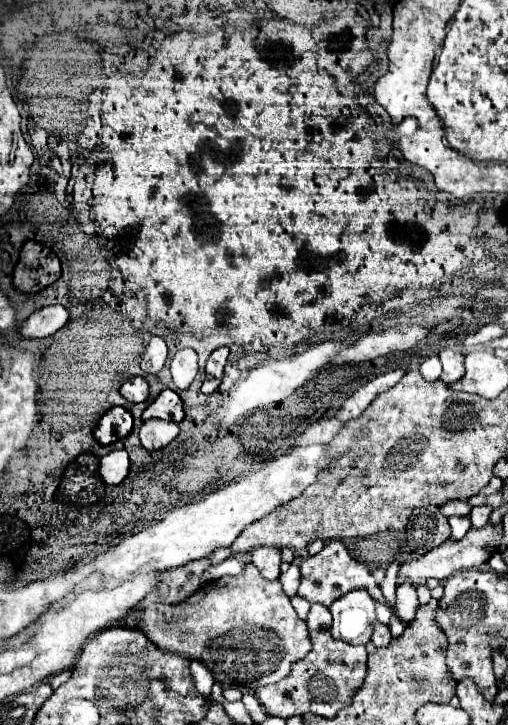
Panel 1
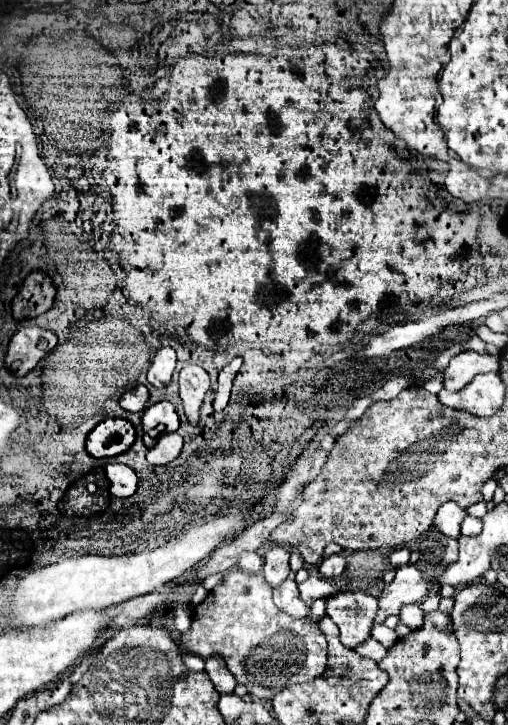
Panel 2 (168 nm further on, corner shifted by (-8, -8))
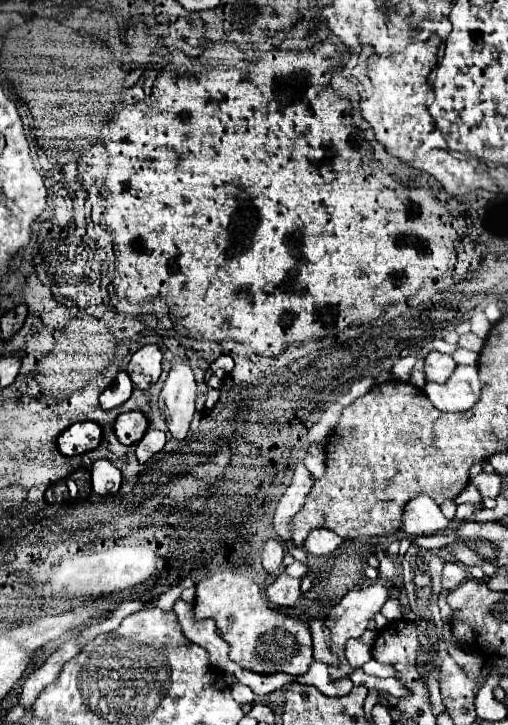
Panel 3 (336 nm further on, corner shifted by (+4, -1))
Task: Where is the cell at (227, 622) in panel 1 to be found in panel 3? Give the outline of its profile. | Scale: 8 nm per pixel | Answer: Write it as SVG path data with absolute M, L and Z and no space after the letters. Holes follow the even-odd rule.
M226 568L200 580L196 586L194 618L212 618L216 622L220 638L230 644L228 658L244 670L256 674L284 672L290 676L302 676L314 662L308 624L282 608L272 608L250 574Z

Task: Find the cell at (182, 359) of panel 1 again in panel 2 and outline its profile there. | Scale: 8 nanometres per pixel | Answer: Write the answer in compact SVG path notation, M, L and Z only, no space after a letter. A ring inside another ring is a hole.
M190 363L180 371L180 399L190 425L198 425L200 405L208 389L210 389L210 377L200 365Z

